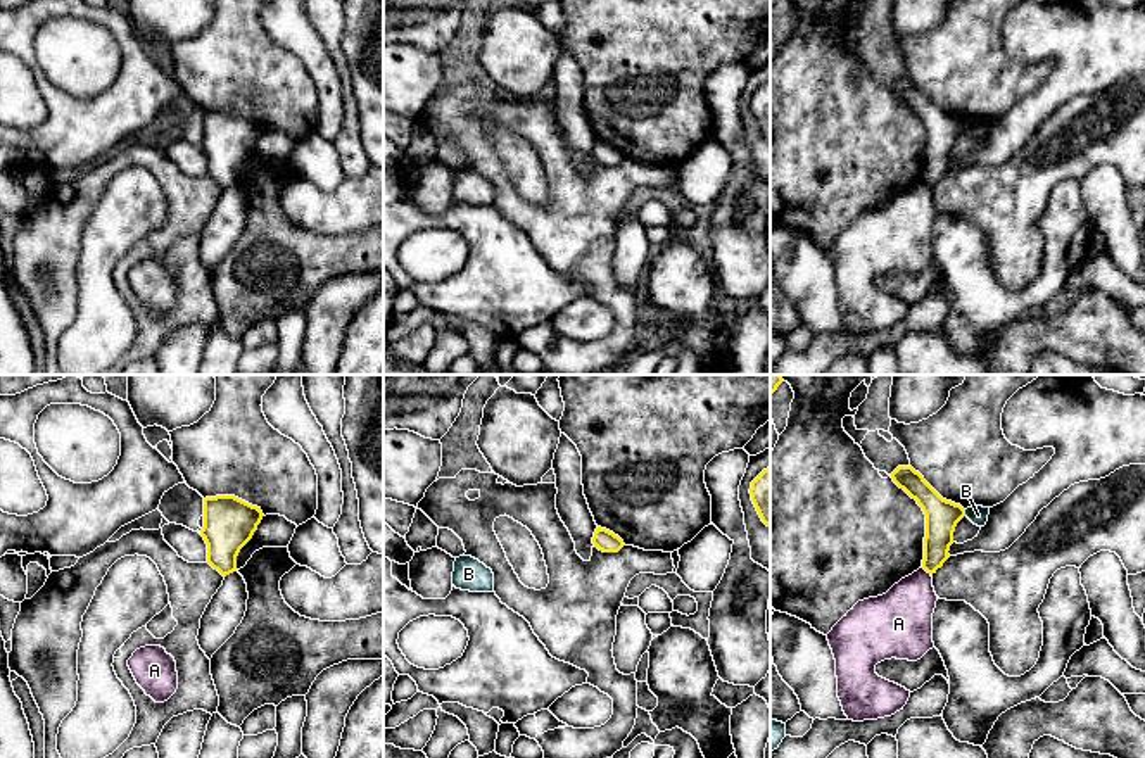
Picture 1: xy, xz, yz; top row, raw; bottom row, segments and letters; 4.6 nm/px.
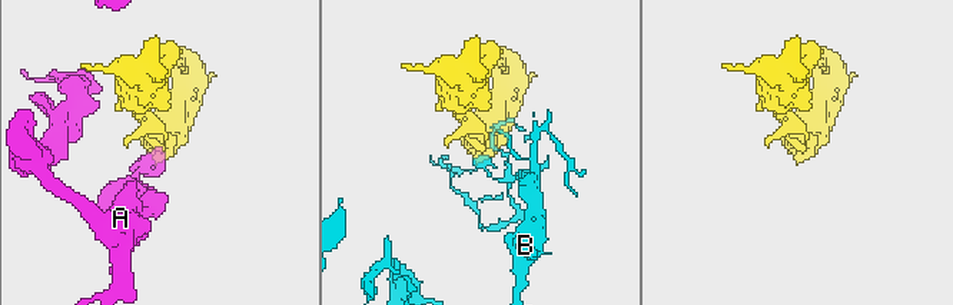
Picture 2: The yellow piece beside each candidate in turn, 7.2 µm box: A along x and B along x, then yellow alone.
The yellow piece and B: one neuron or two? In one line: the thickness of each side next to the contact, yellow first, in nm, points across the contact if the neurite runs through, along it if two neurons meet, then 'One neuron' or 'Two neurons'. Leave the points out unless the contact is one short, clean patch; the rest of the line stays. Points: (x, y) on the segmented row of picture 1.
Thickness 160 nm (yellow) against 90 nm. Boundary: yz (964, 510), (966, 515). Two neurons

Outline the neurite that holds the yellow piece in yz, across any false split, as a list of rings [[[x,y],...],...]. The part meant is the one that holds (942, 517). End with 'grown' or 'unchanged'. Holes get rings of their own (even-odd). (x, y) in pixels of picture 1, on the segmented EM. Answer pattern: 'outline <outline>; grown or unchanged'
outline [[[898,466],[891,478],[917,501],[926,515],[922,568],[933,575],[950,558],[948,551],[953,544],[953,532],[965,516],[965,509],[943,499],[912,466]]]; unchanged

